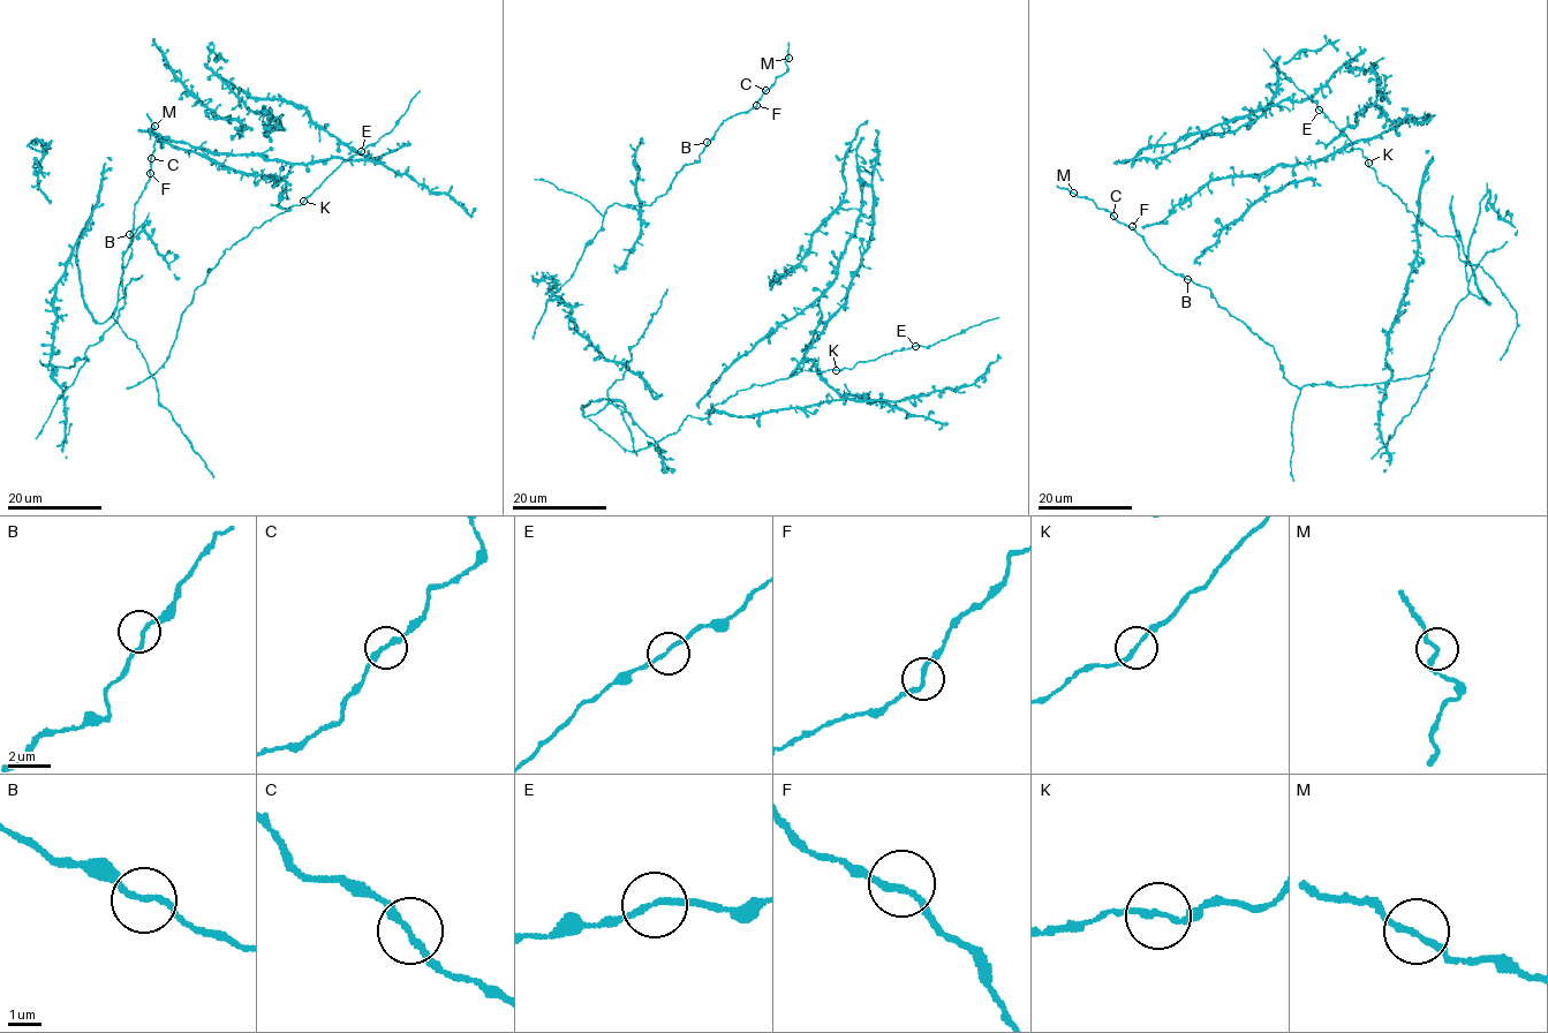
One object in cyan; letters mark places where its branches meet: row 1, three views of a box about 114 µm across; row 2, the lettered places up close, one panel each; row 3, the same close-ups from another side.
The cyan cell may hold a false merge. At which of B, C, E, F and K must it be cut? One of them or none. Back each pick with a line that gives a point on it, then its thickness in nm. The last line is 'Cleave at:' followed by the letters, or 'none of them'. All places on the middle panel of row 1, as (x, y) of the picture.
Cleave at: none of them

